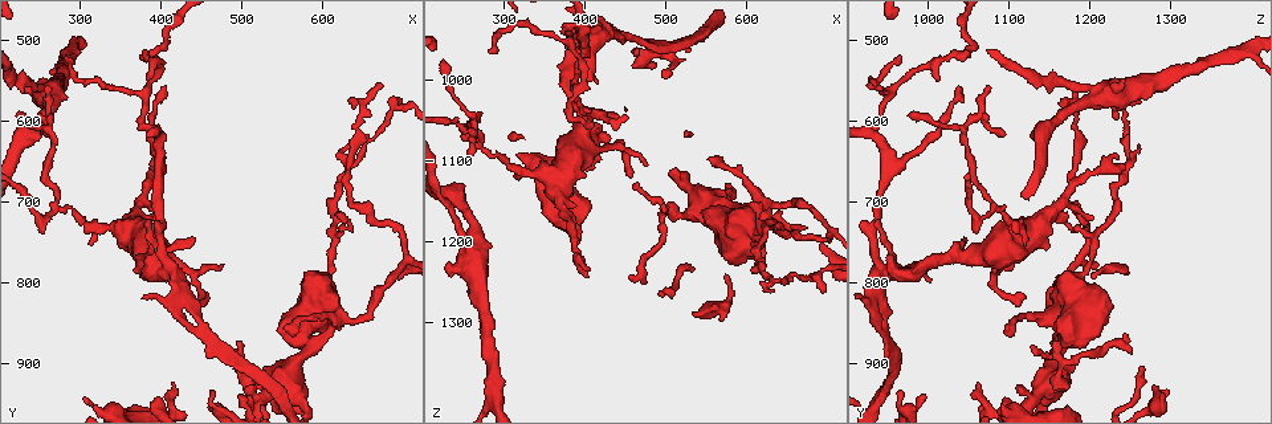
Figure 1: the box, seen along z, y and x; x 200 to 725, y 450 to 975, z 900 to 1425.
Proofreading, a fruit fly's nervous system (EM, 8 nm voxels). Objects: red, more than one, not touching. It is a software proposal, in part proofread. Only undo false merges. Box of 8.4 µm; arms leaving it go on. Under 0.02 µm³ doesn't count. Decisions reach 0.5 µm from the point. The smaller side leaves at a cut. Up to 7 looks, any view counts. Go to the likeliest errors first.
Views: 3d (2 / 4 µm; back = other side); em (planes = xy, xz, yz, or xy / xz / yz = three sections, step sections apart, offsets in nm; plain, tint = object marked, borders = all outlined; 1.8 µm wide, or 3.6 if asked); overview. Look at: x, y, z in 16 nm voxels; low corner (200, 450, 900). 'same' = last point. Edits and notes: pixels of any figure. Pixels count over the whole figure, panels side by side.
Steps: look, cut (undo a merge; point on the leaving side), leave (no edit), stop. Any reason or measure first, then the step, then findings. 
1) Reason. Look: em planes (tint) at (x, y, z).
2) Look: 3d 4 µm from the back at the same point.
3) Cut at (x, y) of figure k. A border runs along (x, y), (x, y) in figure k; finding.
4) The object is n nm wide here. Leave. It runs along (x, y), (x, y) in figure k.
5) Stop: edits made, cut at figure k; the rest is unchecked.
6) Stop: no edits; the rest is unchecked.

Sharp bend. Look: em planes (borders) at (500, 905, 1165).

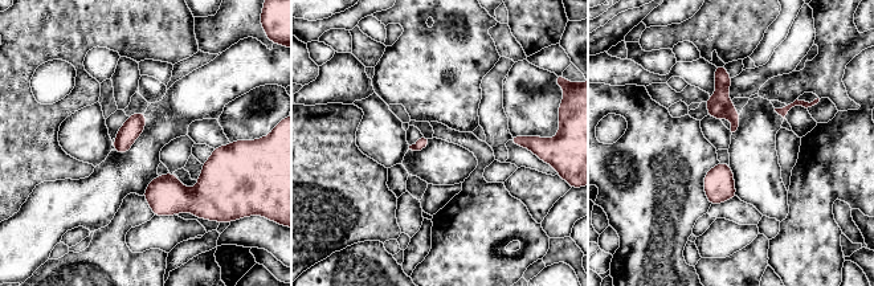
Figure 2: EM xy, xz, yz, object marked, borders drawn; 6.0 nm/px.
The object is 70 nm wide here. Leave. All the same neuron.

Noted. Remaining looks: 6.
Calibre changes. Look: 3d 2 µm at (410, 790, 950).

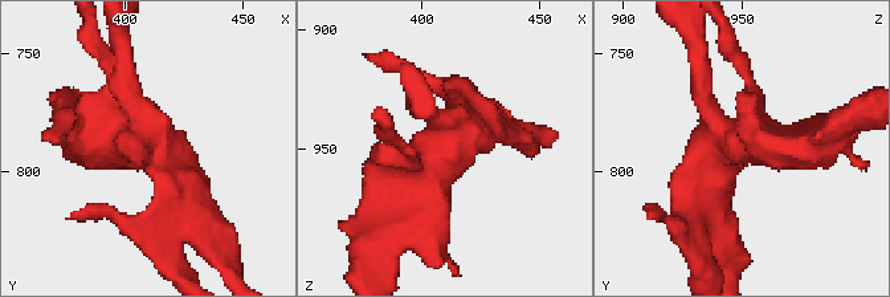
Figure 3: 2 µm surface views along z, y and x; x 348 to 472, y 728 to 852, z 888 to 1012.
Look: em xz step 4 (plain) at (408, 787, 950).

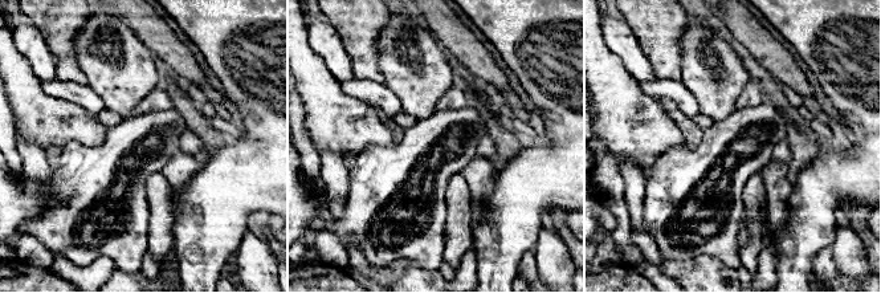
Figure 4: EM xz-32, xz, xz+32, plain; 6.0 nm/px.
Where the object lies. Look: em xz step 4 (tint) at the same point.

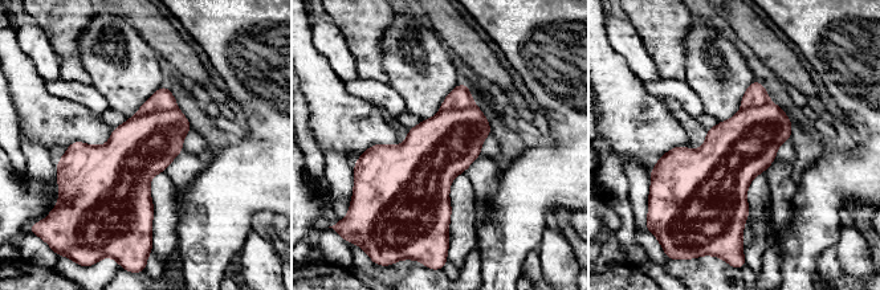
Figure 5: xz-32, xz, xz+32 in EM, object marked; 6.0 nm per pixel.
The object is 380 nm wide here. Leave. All the same neuron.

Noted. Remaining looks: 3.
Arms part here. Look: 3d 2 µm from the back at (275, 705, 1085).

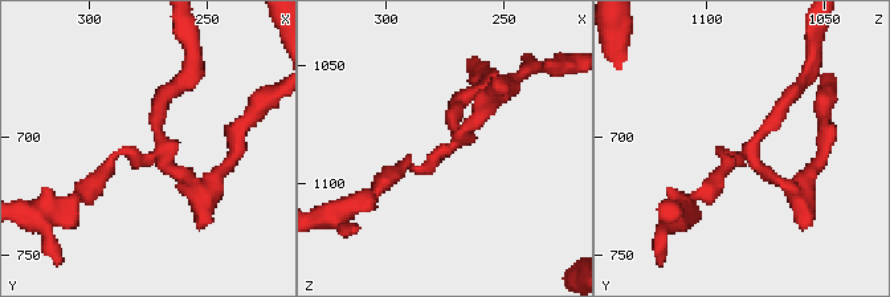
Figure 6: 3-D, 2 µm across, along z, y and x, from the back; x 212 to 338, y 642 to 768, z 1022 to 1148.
3 arms meet here. Look: em planes (tint) at (273, 705, 1085).

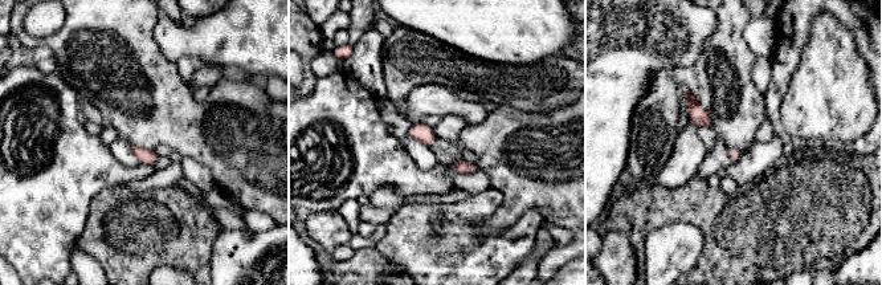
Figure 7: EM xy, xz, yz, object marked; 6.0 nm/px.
Leave. One neuron here.

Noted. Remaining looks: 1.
Stop: no edits; the rest is unchecked.

